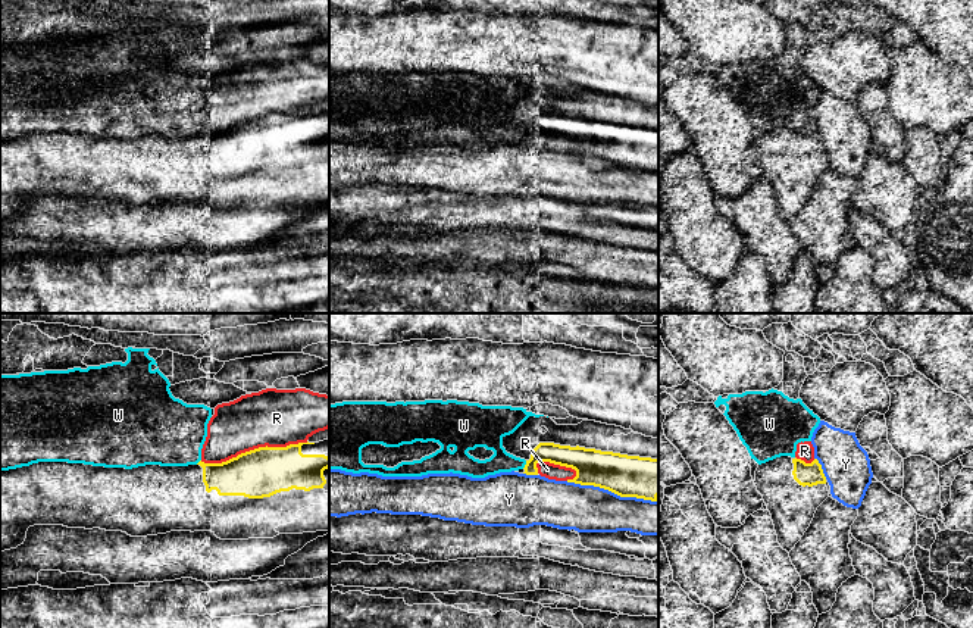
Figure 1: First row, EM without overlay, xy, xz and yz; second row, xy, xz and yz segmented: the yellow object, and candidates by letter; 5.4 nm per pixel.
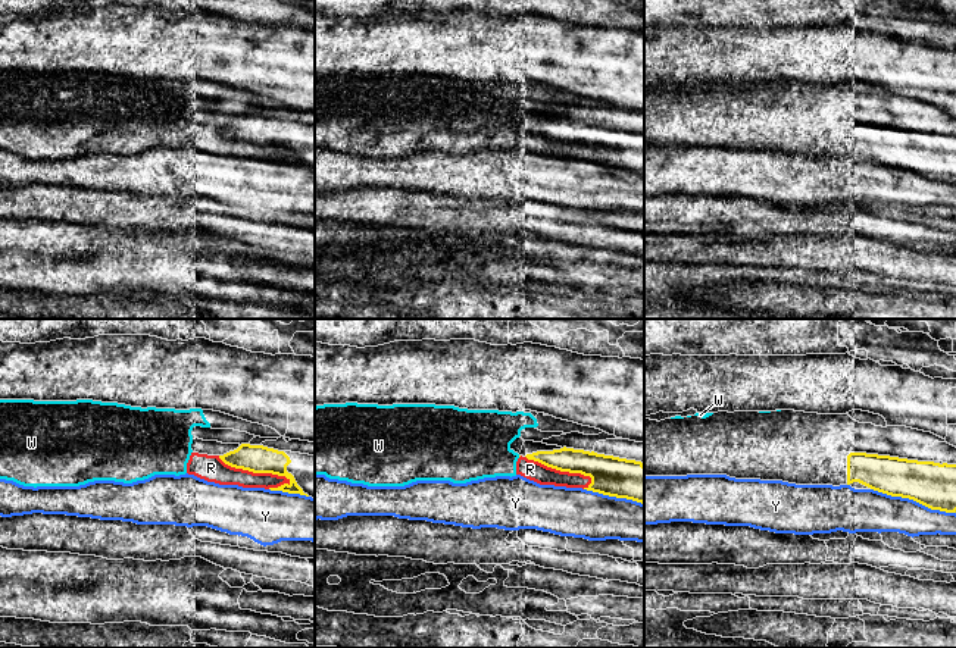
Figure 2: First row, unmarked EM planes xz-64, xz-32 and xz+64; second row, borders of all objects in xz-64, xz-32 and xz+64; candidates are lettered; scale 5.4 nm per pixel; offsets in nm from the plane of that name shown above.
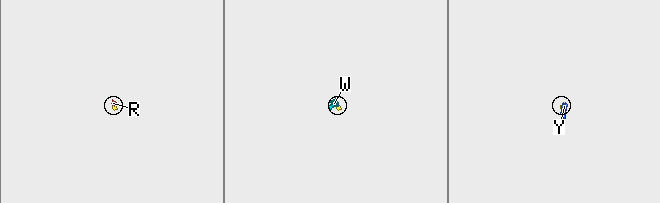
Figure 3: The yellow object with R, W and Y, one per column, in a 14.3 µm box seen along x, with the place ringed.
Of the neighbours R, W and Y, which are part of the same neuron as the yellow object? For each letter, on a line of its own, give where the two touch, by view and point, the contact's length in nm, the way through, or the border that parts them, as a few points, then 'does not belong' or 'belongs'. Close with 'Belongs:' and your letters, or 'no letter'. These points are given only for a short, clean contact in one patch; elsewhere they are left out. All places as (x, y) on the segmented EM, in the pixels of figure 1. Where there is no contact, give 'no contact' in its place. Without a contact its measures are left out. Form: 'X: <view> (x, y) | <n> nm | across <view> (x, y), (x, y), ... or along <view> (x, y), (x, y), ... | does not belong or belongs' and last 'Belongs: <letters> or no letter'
R: xy (255, 449) | 600 nm | does not belong
W: xz (525, 465) | 50 nm | does not belong
Y: xz (612, 491) | 500 nm | does not belong
Belongs: no letter

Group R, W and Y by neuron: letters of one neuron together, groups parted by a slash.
R W / Y

